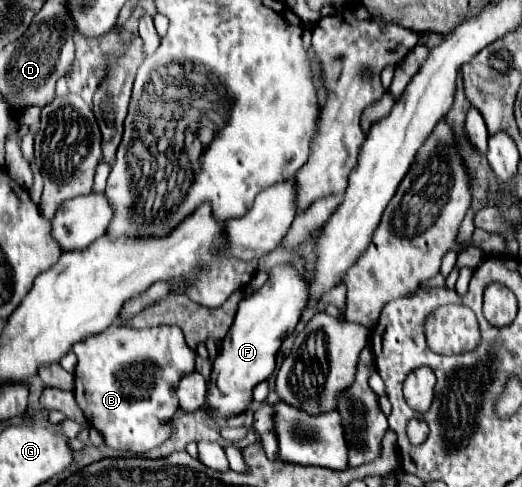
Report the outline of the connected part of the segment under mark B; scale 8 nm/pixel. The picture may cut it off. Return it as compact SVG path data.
M158 325L158 327L144 327L144 329L132 329L132 327L110 327L106 331L102 331L98 337L90 337L90 341L82 341L78 345L74 345L72 349L78 357L78 365L76 365L76 403L78 407L84 411L88 423L104 437L104 443L112 449L120 449L120 451L132 451L132 453L146 453L148 449L158 447L162 441L166 441L170 437L170 425L168 421L172 419L174 411L178 409L178 395L176 395L176 387L180 383L182 377L190 375L192 371L196 371L196 351L186 343L184 333L178 325Z

